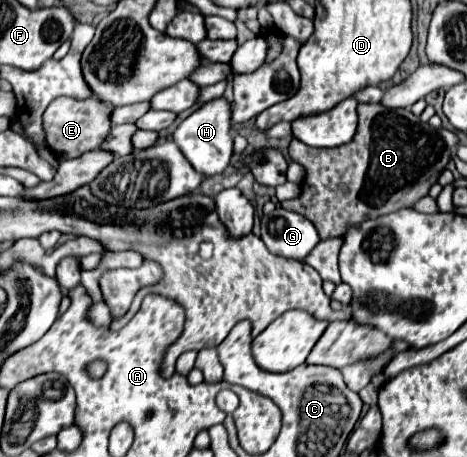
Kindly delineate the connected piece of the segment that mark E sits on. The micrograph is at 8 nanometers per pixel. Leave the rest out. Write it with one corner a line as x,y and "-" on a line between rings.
59,97
55,99
43,113
43,131
45,131
45,141
63,159
75,159
81,157
87,151
99,149
99,145
105,141
107,133
111,131
111,115
113,107
105,105
103,101
89,97
89,99
71,99
71,97

